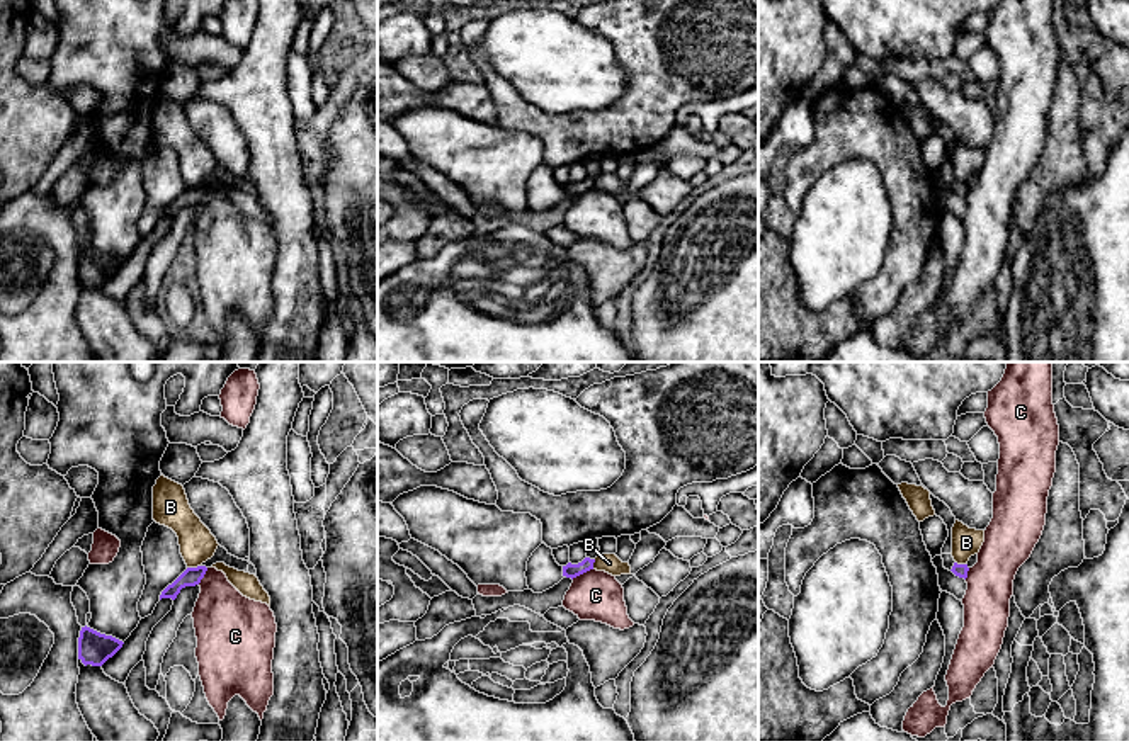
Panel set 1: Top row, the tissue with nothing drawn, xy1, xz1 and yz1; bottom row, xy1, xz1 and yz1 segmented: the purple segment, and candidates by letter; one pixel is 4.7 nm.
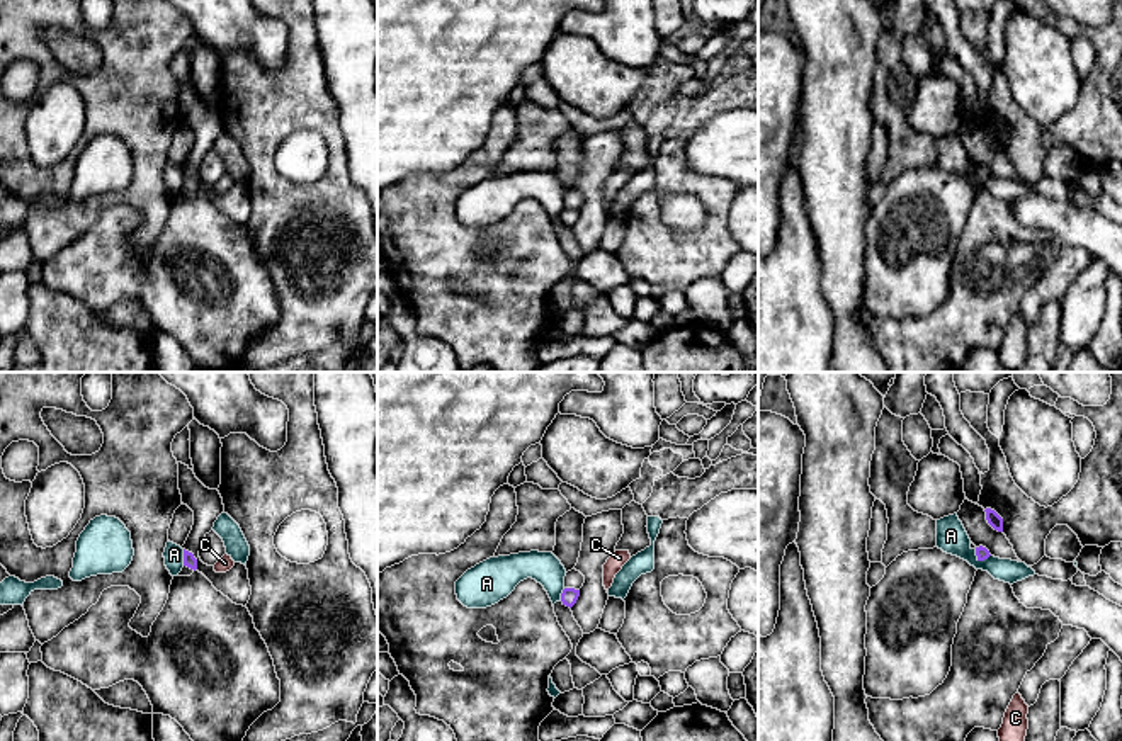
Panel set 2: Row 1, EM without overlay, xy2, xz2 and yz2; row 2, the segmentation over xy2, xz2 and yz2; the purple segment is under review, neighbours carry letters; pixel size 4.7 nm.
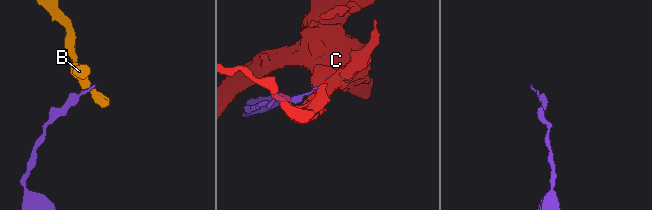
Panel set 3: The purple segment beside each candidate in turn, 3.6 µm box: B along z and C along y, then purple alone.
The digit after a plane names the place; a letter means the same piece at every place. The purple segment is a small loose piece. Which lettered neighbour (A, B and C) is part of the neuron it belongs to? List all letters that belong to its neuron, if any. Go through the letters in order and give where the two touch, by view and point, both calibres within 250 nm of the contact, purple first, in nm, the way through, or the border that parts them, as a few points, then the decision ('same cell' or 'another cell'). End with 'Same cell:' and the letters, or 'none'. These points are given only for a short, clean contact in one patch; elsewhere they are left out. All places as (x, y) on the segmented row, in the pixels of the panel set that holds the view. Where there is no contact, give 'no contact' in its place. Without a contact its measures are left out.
A: xy2 (184, 558) | 60/100 nm | another cell
B: xy1 (192, 568) | 90/170 nm | along xy1 (199, 565), (187, 568) | another cell
C: xz1 (582, 573) | 70/240 nm | along xz1 (592, 568), (572, 578) | another cell
Same cell: none

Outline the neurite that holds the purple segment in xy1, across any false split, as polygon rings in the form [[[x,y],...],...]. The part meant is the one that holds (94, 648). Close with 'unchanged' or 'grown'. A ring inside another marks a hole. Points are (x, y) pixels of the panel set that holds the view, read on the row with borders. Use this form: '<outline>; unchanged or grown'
[[[82,627],[78,637],[78,659],[87,666],[102,666],[112,658],[121,648],[122,641],[100,634],[90,627]]]; unchanged

